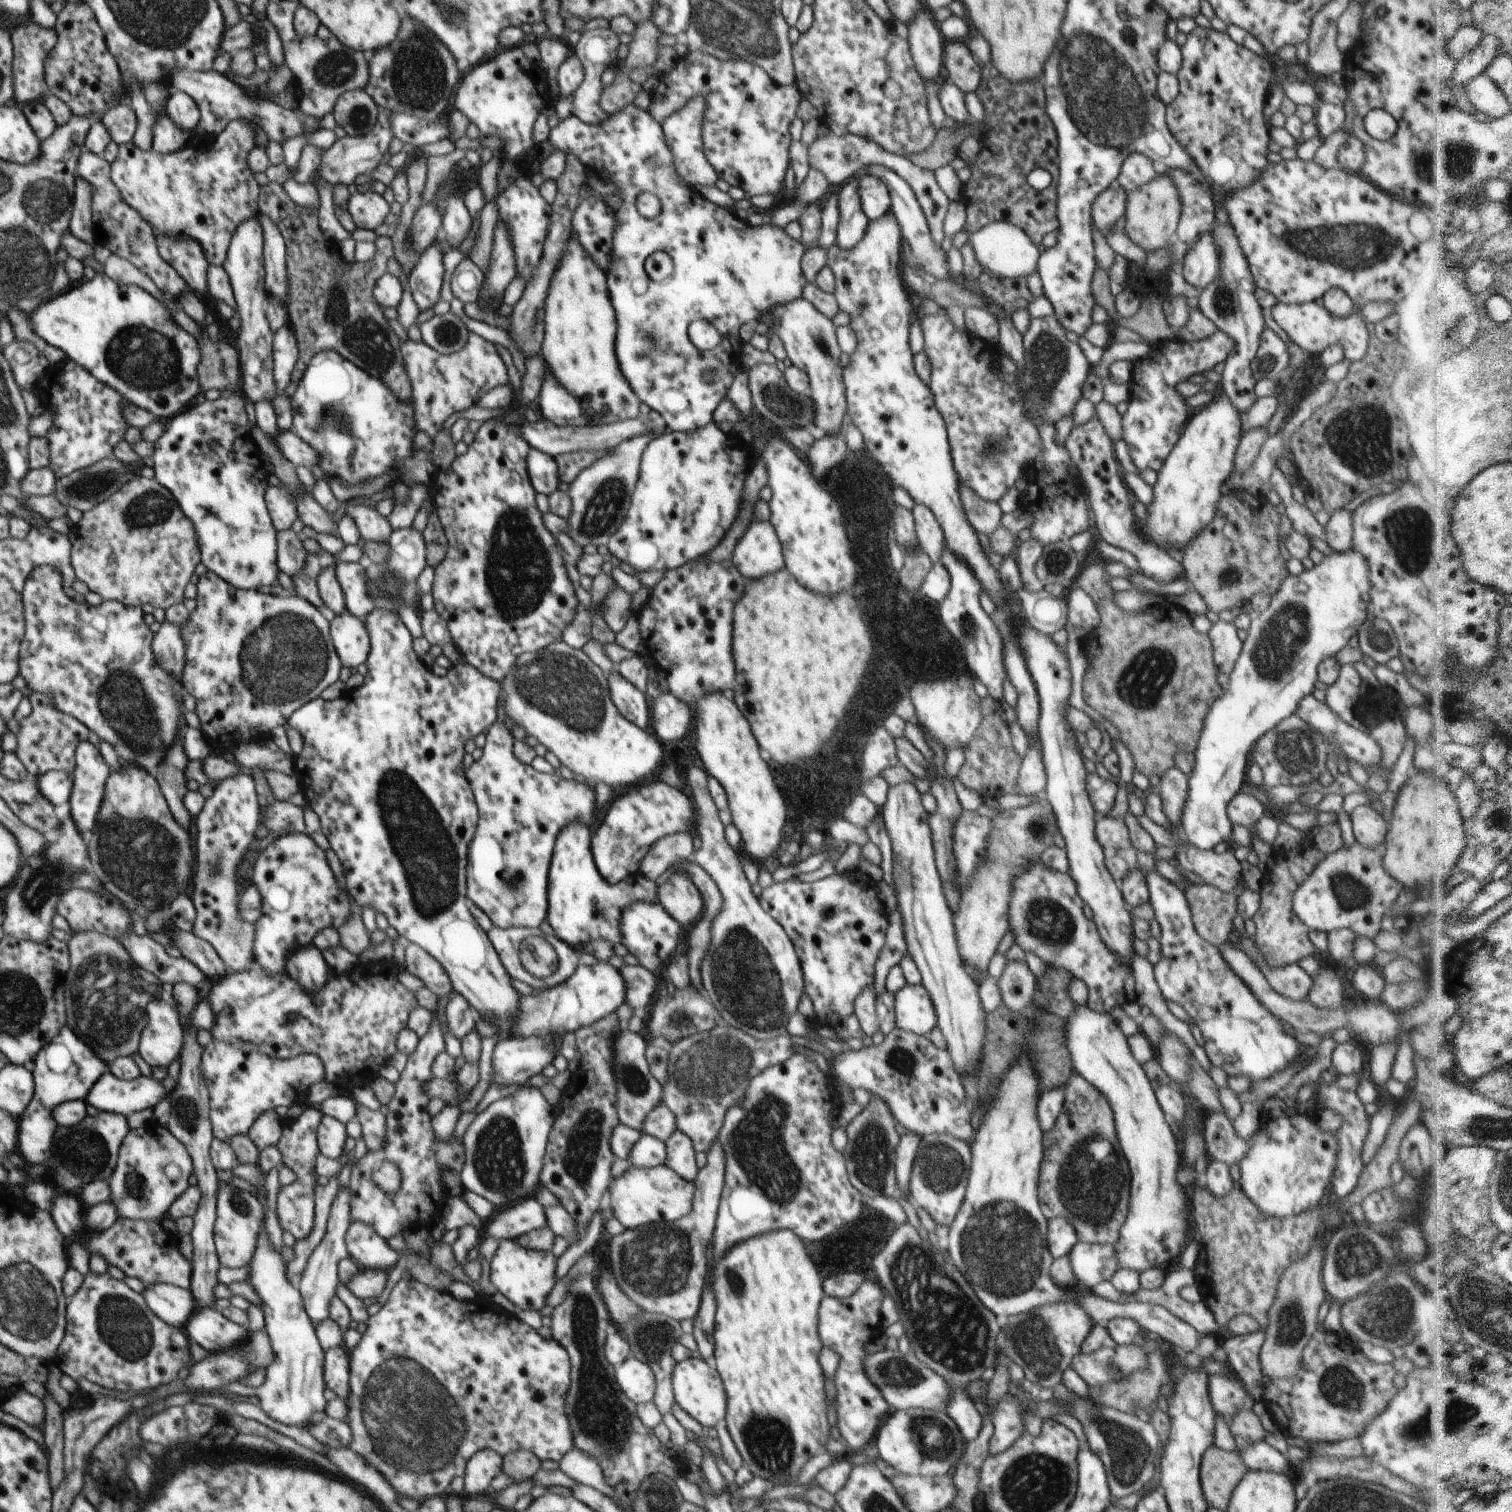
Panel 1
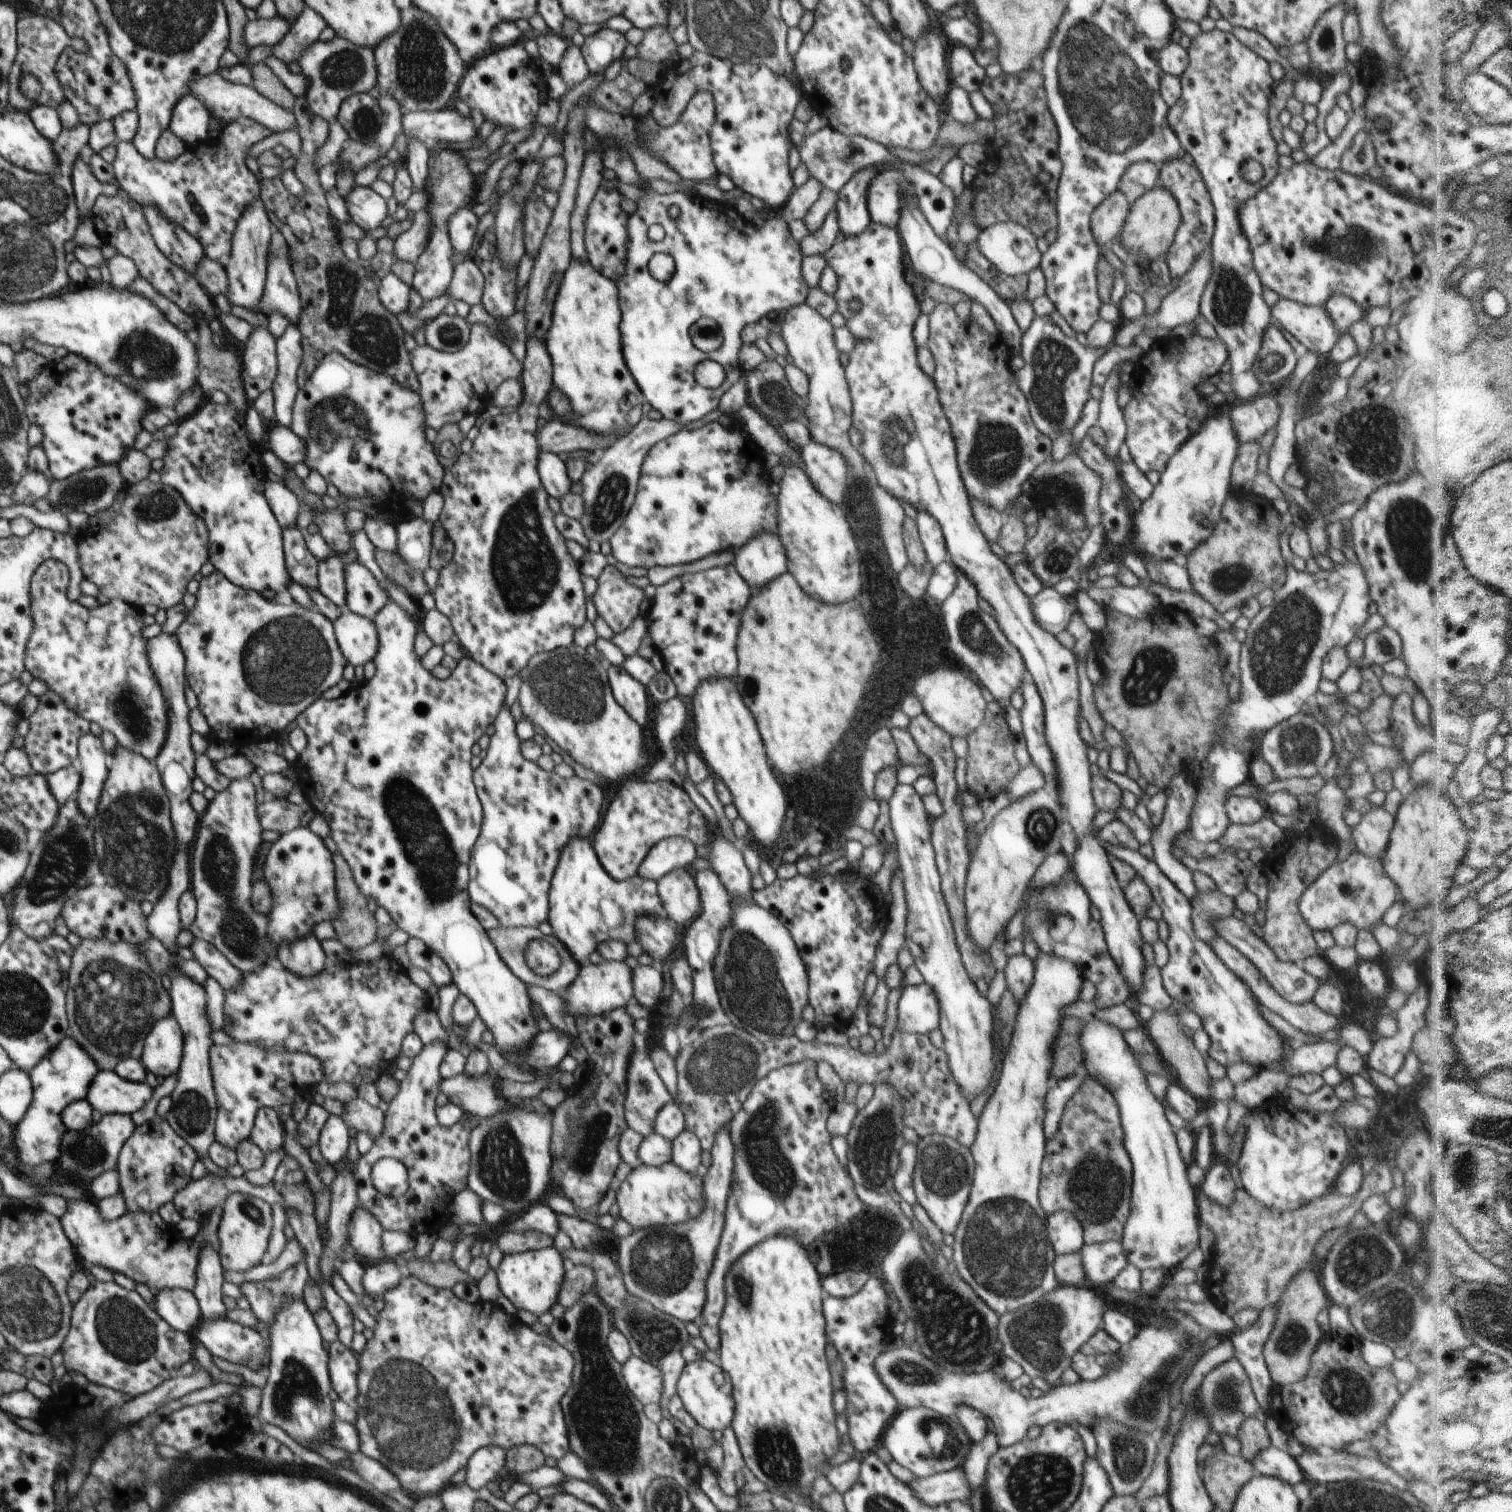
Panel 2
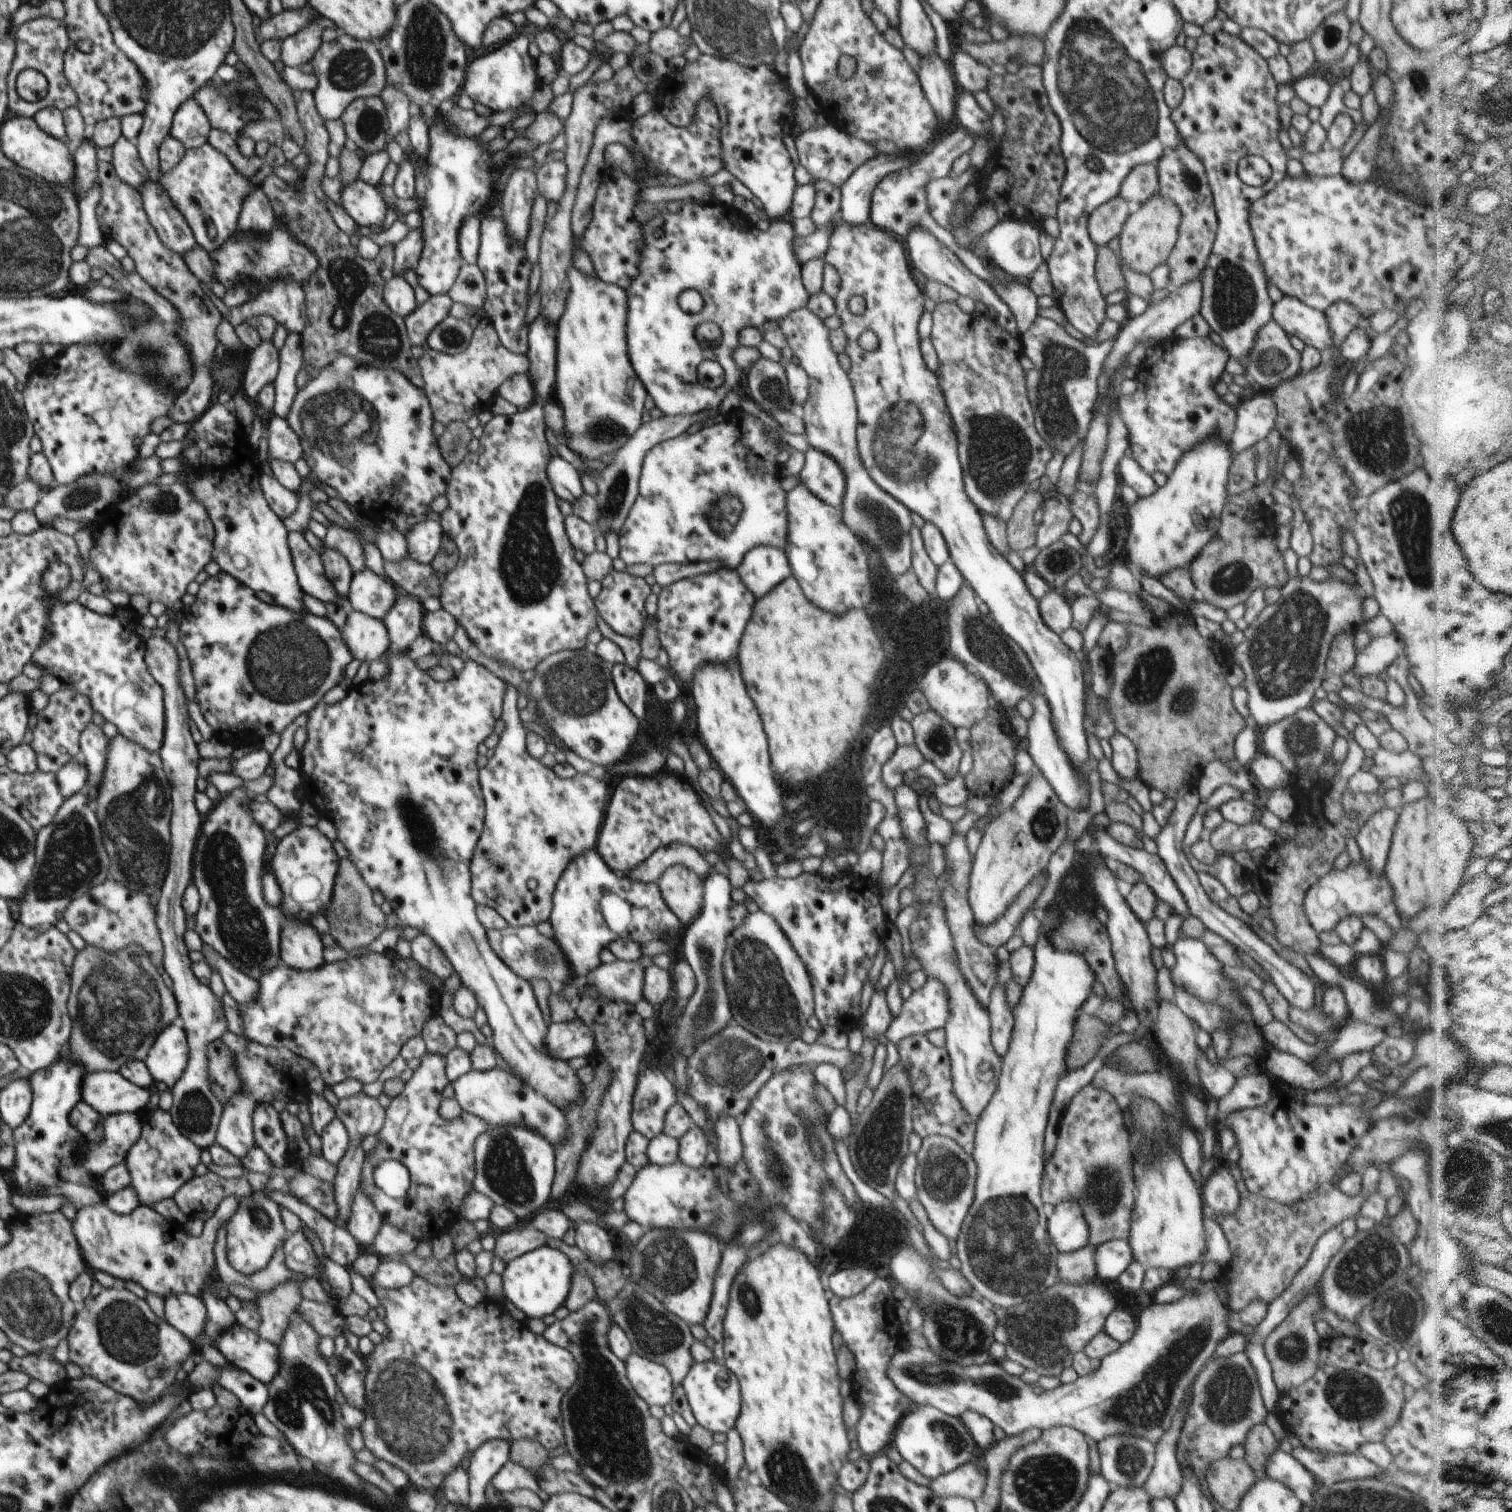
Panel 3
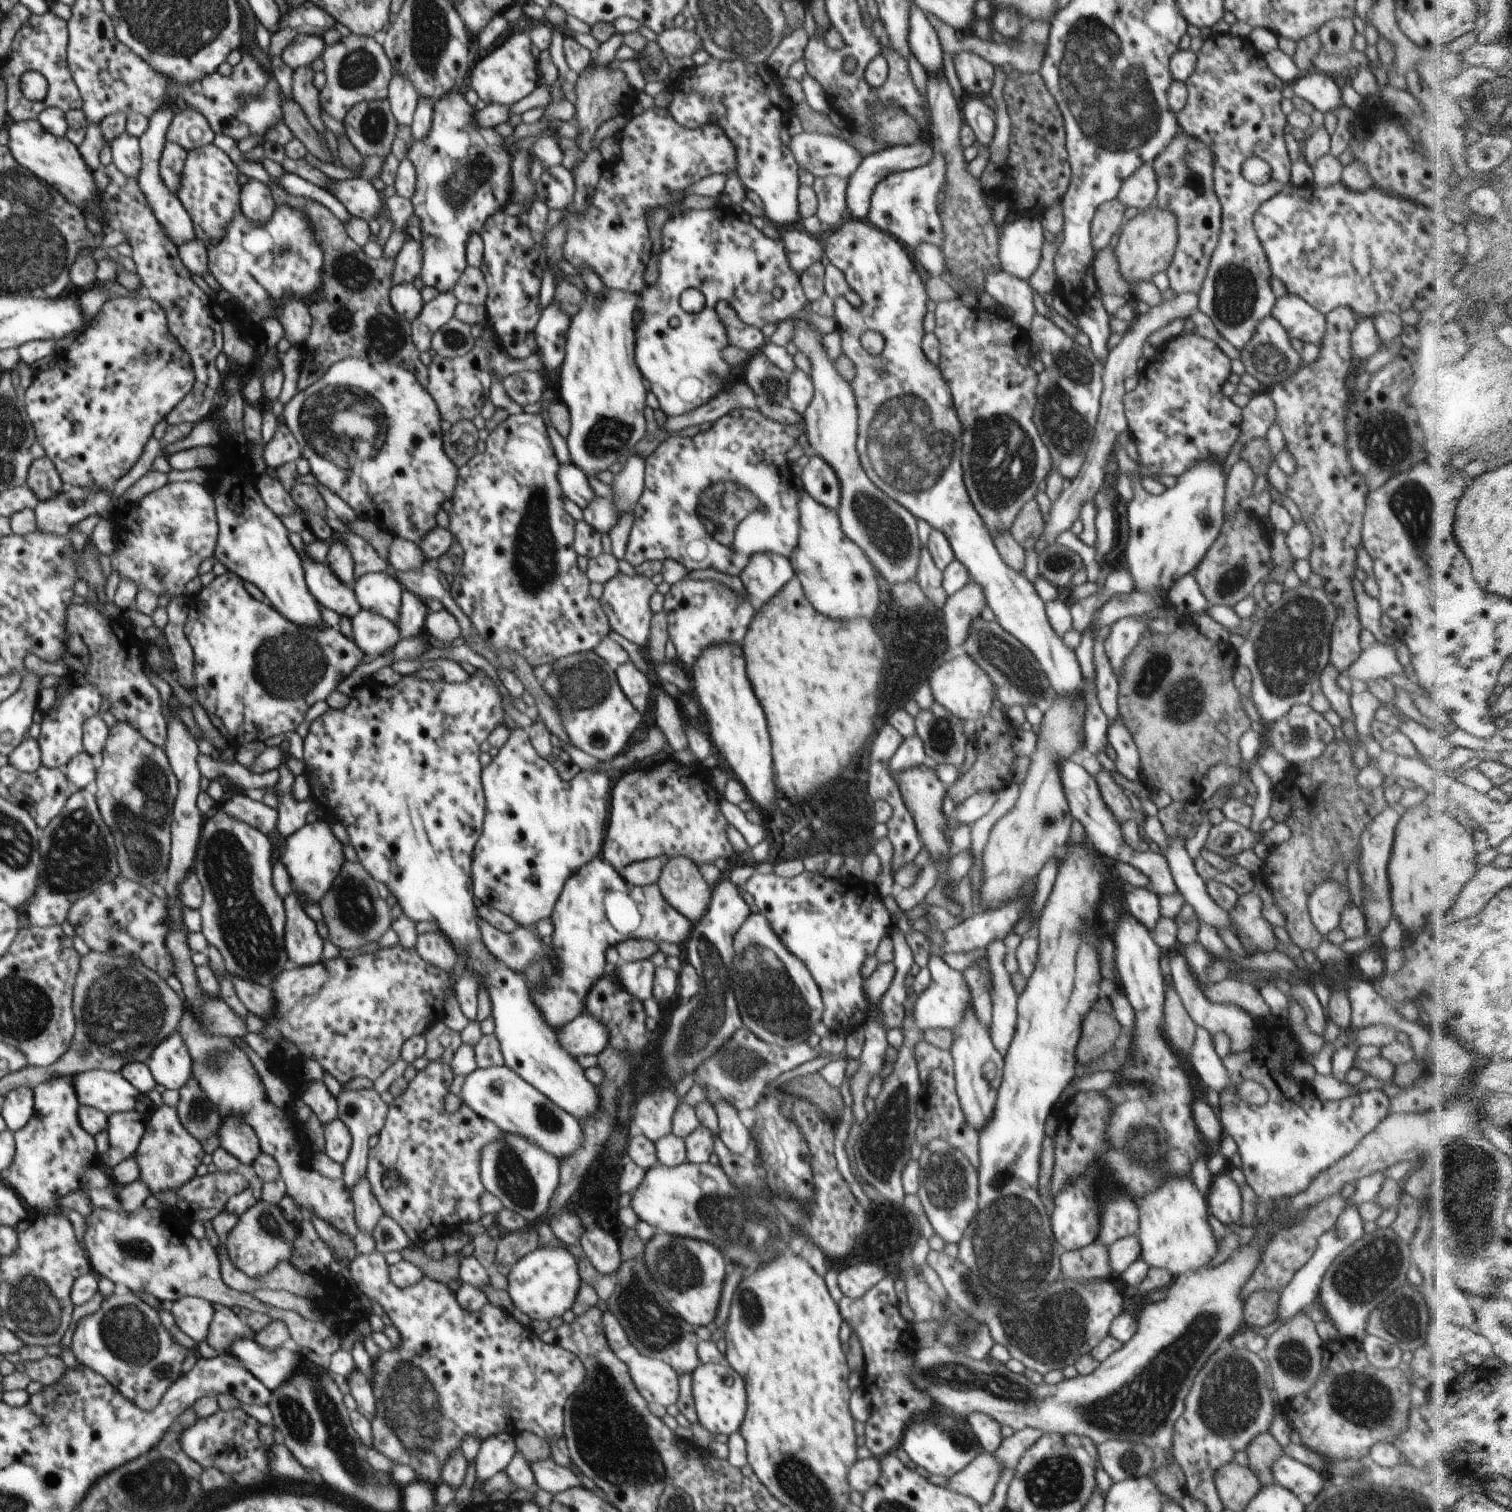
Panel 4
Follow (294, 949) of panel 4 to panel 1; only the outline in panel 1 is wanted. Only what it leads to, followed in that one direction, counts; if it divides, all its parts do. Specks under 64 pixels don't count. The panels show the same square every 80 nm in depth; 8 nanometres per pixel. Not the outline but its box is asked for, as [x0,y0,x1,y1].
[285,942,330,994]

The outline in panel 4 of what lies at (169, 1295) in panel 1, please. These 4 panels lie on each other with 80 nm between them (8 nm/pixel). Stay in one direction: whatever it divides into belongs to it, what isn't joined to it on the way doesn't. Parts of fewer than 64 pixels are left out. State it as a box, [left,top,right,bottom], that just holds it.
[169,1297,215,1343]

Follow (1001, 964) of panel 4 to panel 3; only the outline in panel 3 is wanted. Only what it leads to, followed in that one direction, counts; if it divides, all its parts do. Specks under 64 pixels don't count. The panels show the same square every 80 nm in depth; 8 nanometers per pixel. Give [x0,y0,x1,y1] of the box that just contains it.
[986,983,1015,1062]

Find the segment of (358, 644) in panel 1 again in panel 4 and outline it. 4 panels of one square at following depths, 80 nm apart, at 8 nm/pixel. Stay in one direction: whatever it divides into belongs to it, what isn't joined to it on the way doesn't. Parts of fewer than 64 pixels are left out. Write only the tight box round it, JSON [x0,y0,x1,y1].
[351,609,401,656]

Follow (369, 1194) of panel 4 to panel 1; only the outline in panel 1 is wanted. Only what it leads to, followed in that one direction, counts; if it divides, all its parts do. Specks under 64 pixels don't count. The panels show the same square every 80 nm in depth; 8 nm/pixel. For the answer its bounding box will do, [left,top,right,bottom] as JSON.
[345,1220,402,1270]

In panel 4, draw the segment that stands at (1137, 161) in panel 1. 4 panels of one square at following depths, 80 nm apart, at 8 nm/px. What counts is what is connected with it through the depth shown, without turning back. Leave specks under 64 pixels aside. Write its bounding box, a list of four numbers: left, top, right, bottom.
[1117,164,1157,212]

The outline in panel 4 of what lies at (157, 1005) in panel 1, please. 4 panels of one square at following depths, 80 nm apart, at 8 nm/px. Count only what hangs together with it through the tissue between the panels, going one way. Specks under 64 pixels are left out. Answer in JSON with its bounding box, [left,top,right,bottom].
[147,1033,192,1089]

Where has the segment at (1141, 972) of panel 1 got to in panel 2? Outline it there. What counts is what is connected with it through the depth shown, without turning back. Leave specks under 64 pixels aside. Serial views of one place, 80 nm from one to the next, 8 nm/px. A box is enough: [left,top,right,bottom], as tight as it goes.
[1134,964,1173,1011]

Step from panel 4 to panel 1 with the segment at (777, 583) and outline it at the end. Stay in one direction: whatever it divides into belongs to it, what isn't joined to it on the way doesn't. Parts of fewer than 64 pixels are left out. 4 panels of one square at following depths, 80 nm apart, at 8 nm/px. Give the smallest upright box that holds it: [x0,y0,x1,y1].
[731,520,783,580]

